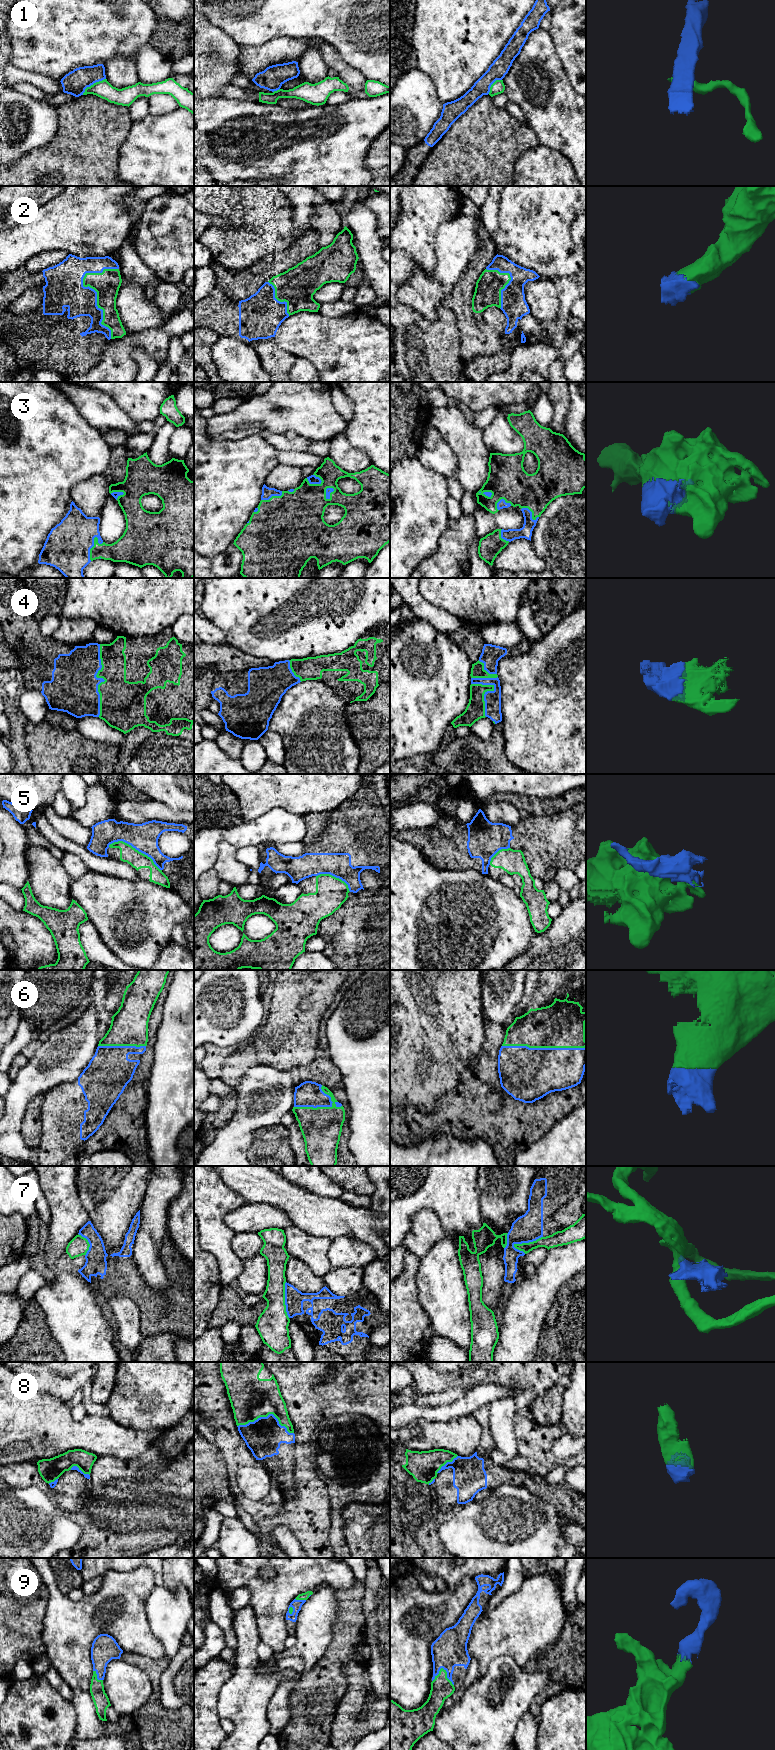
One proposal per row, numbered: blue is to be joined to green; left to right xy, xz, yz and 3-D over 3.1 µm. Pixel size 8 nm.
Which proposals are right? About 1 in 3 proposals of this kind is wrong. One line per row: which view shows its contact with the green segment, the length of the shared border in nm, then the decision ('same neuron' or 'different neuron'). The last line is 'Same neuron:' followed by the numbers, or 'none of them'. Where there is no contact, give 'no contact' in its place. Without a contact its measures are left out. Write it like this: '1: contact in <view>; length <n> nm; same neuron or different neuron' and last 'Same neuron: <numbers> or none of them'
1: contact in xy; length 240 nm; different neuron
2: contact in xy; length 550 nm; same neuron
3: contact in xy; length 200 nm; same neuron
4: contact in xy; length 600 nm; same neuron
5: contact in xy; length 480 nm; different neuron
6: contact in yz; length 650 nm; same neuron
7: contact in yz; length 260 nm; different neuron
8: contact in xz; length 460 nm; same neuron
9: contact in yz; length 180 nm; same neuron
Same neuron: 2, 3, 4, 6, 8, 9

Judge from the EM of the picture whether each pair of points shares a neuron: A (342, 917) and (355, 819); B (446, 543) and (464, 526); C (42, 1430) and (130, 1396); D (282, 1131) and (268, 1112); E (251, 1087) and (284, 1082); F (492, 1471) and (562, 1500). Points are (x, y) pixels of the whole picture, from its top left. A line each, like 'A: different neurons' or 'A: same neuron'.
A: same neuron
B: same neuron
C: different neurons
D: different neurons
E: same neuron
F: same neuron

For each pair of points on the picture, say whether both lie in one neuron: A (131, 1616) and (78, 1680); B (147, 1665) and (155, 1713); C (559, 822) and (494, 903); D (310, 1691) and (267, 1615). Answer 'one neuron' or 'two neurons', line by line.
A: one neuron
B: one neuron
C: two neurons
D: two neurons

